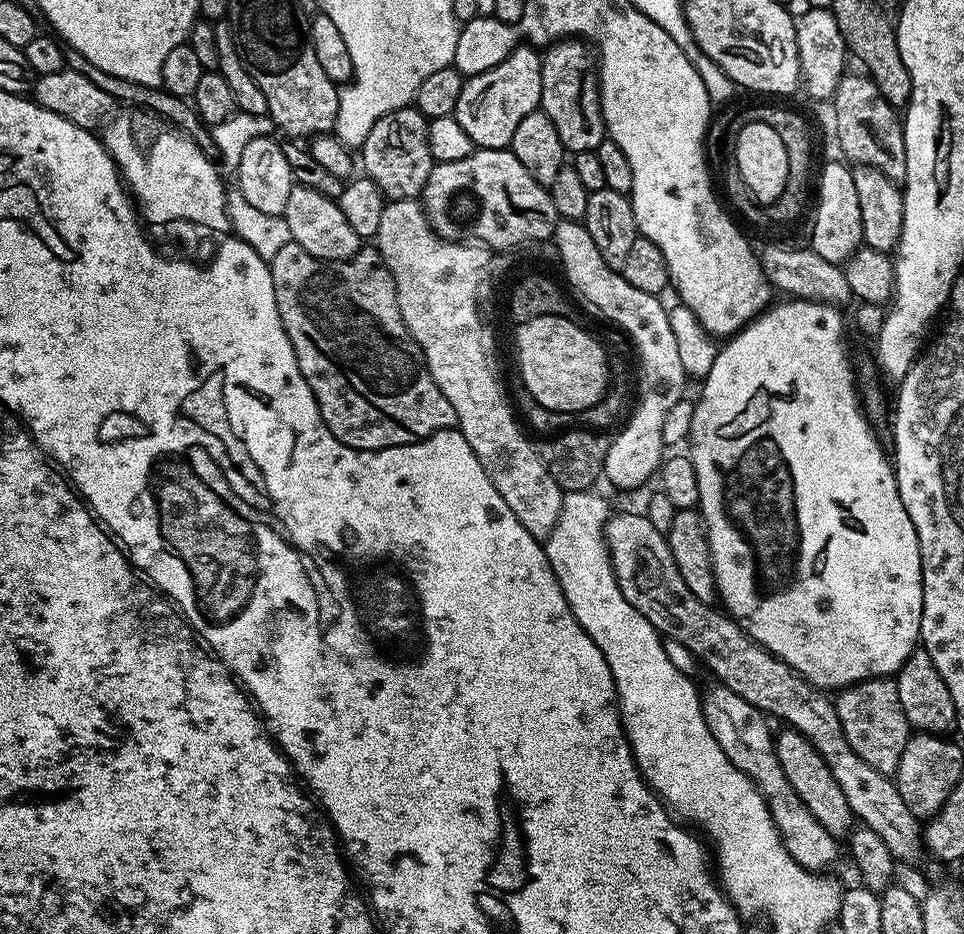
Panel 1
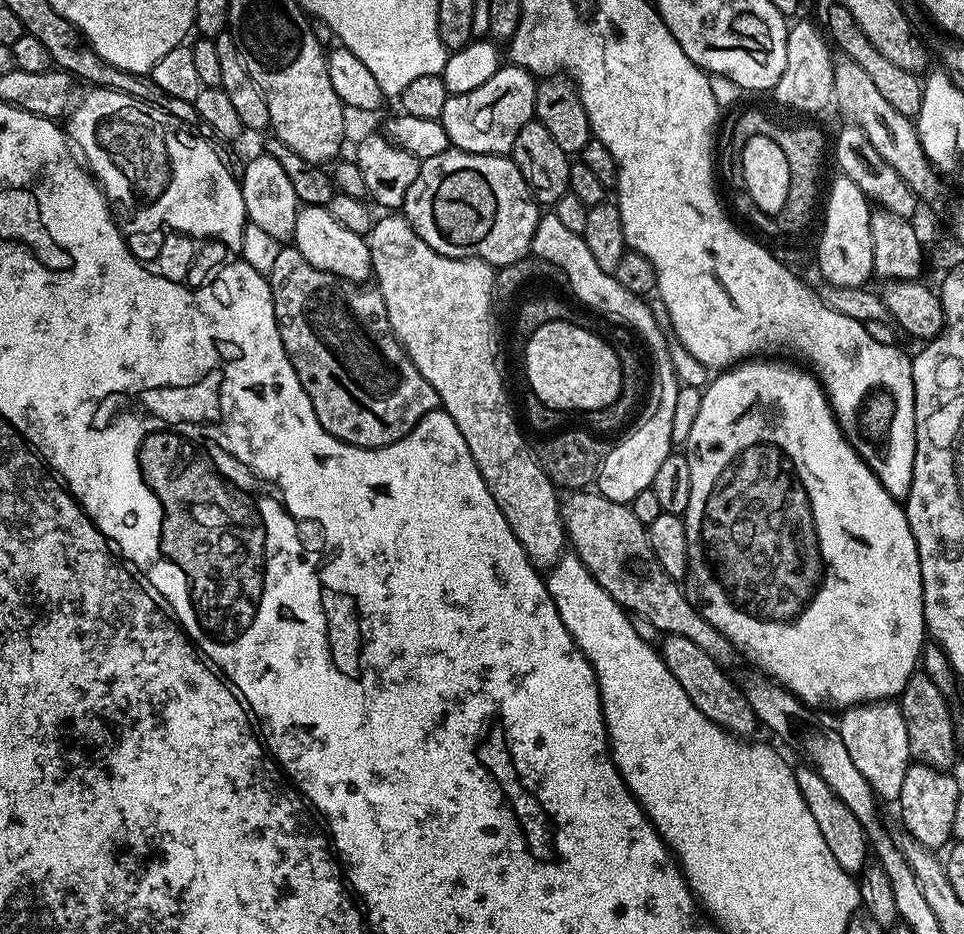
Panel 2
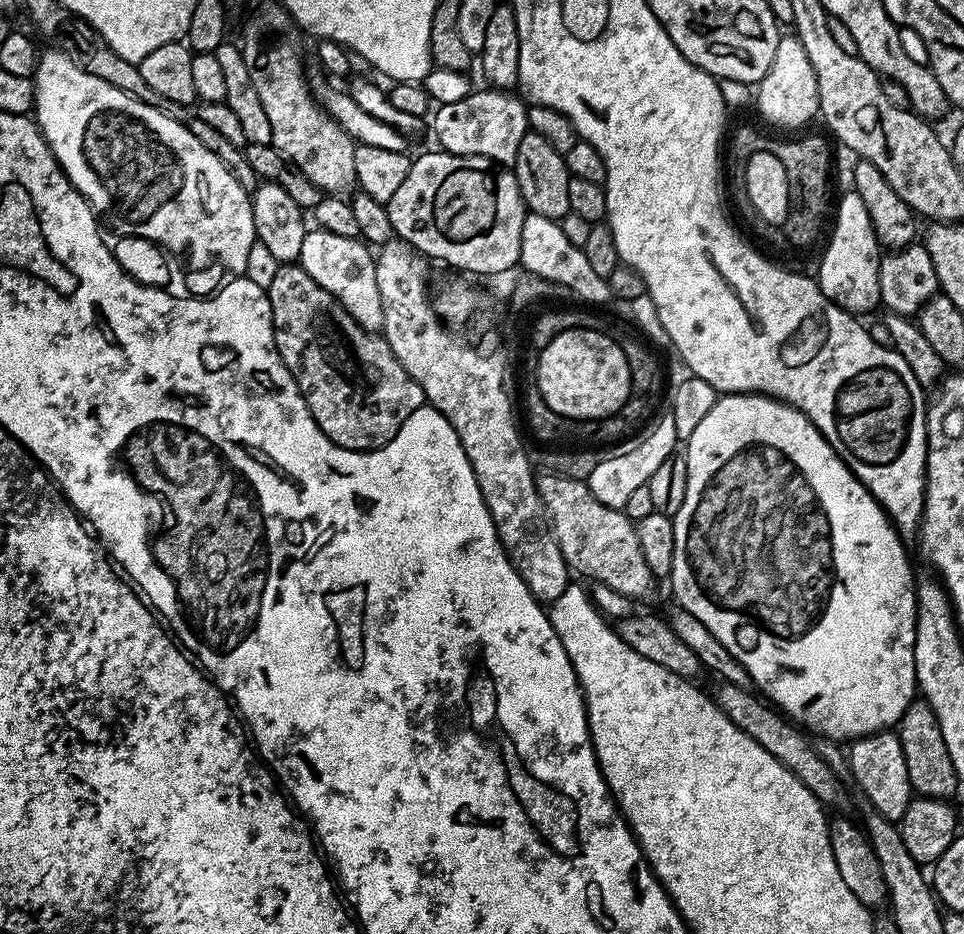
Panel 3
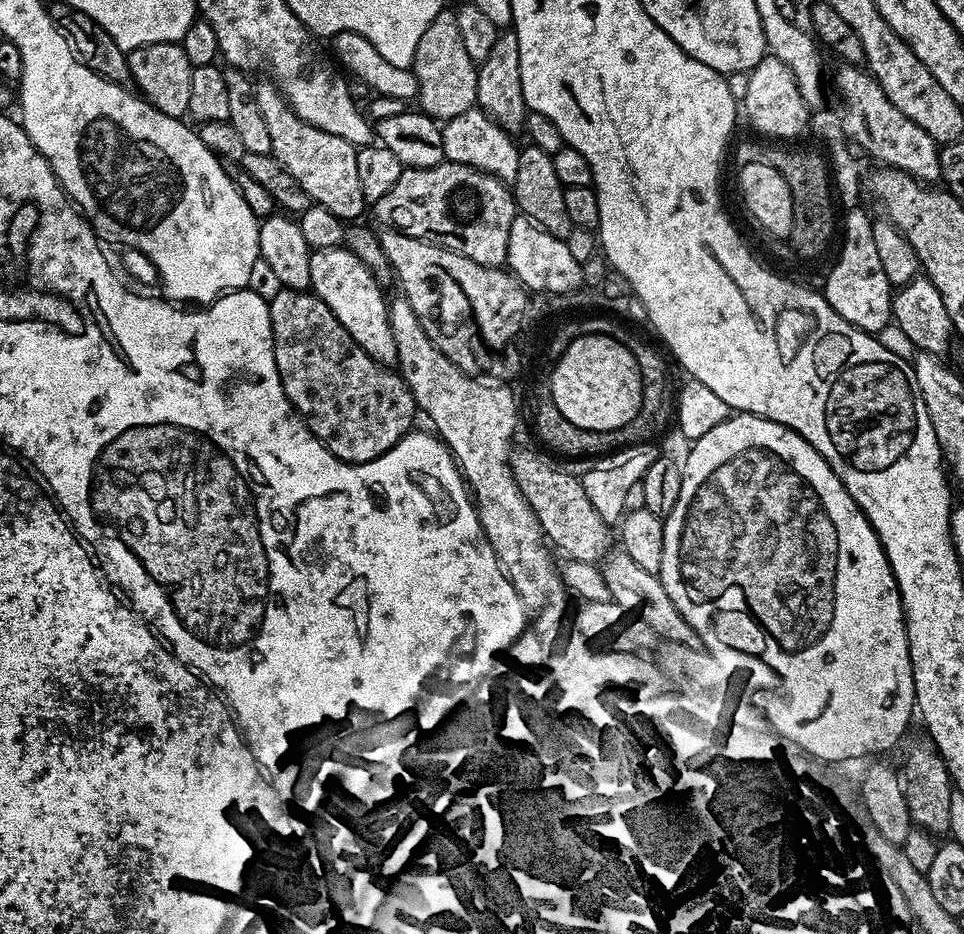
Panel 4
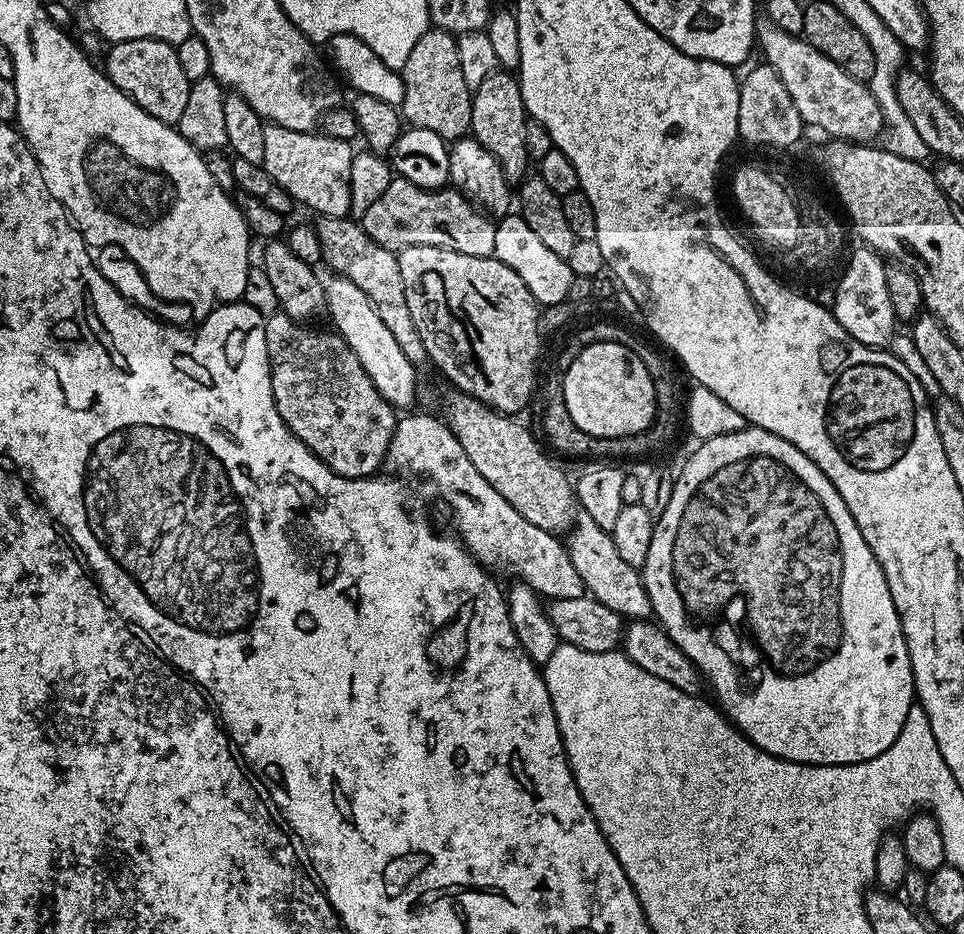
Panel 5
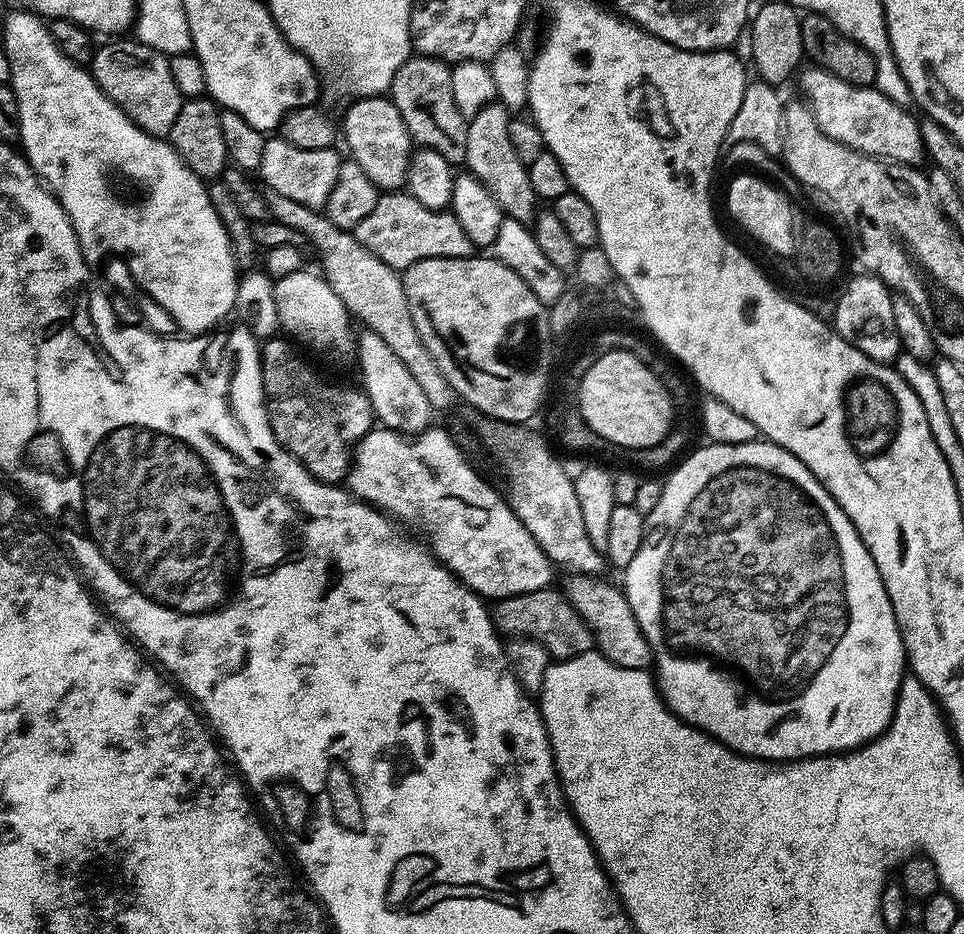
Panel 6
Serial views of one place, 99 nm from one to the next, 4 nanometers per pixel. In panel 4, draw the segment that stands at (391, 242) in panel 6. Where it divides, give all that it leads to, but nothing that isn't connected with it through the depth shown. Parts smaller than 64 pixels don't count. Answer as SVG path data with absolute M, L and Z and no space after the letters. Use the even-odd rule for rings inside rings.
M451 162L433 168L405 168L398 182L374 202L374 208L383 227L421 237L429 244L439 244L441 248L449 248L451 252L462 254L487 268L501 267L507 261L510 226L518 215L509 185L477 168Z

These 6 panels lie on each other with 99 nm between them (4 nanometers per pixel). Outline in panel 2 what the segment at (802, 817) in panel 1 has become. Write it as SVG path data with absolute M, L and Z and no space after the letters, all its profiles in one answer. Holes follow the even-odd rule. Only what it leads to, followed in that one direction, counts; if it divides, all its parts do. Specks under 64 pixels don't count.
M665 635L659 641L658 651L670 674L674 674L674 678L678 678L678 682L686 690L690 702L694 702L694 706L698 706L698 710L702 710L706 718L710 718L719 728L726 729L733 736L751 737L751 732L758 728L756 715L750 702L744 697L743 687L737 681L735 684L720 669L723 668L721 661L710 658L710 654L702 650L702 646L697 646L696 643L690 642L690 638L681 636Z

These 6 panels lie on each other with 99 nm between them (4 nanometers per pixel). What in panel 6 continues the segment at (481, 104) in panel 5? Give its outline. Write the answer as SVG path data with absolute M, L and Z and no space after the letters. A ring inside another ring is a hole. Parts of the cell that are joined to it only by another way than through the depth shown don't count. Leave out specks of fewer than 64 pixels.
M499 102L488 104L478 110L478 114L471 116L468 120L464 164L467 171L480 180L482 186L497 200L507 219L531 225L538 211L538 197L534 194L534 186L530 186L526 165L520 161L518 154L514 154L509 119L508 109Z

